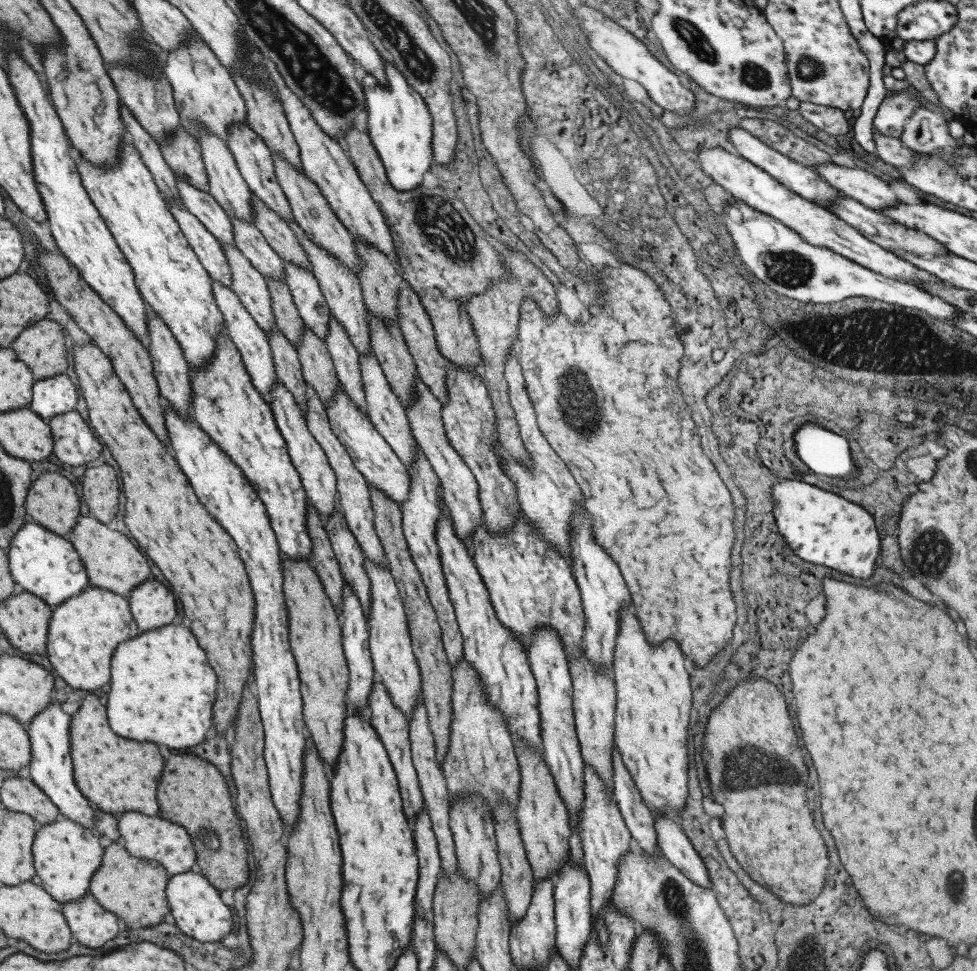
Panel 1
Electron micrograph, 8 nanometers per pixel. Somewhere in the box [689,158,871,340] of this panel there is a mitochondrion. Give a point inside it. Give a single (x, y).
(788, 269)

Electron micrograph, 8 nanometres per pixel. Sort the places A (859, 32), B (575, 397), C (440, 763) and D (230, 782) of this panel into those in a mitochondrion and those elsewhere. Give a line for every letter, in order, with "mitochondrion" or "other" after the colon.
A: other
B: mitochondrion
C: other
D: other

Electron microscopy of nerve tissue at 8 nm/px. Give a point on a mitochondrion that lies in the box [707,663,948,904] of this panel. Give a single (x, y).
(745, 765)

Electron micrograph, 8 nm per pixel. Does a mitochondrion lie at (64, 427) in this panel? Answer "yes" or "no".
no

